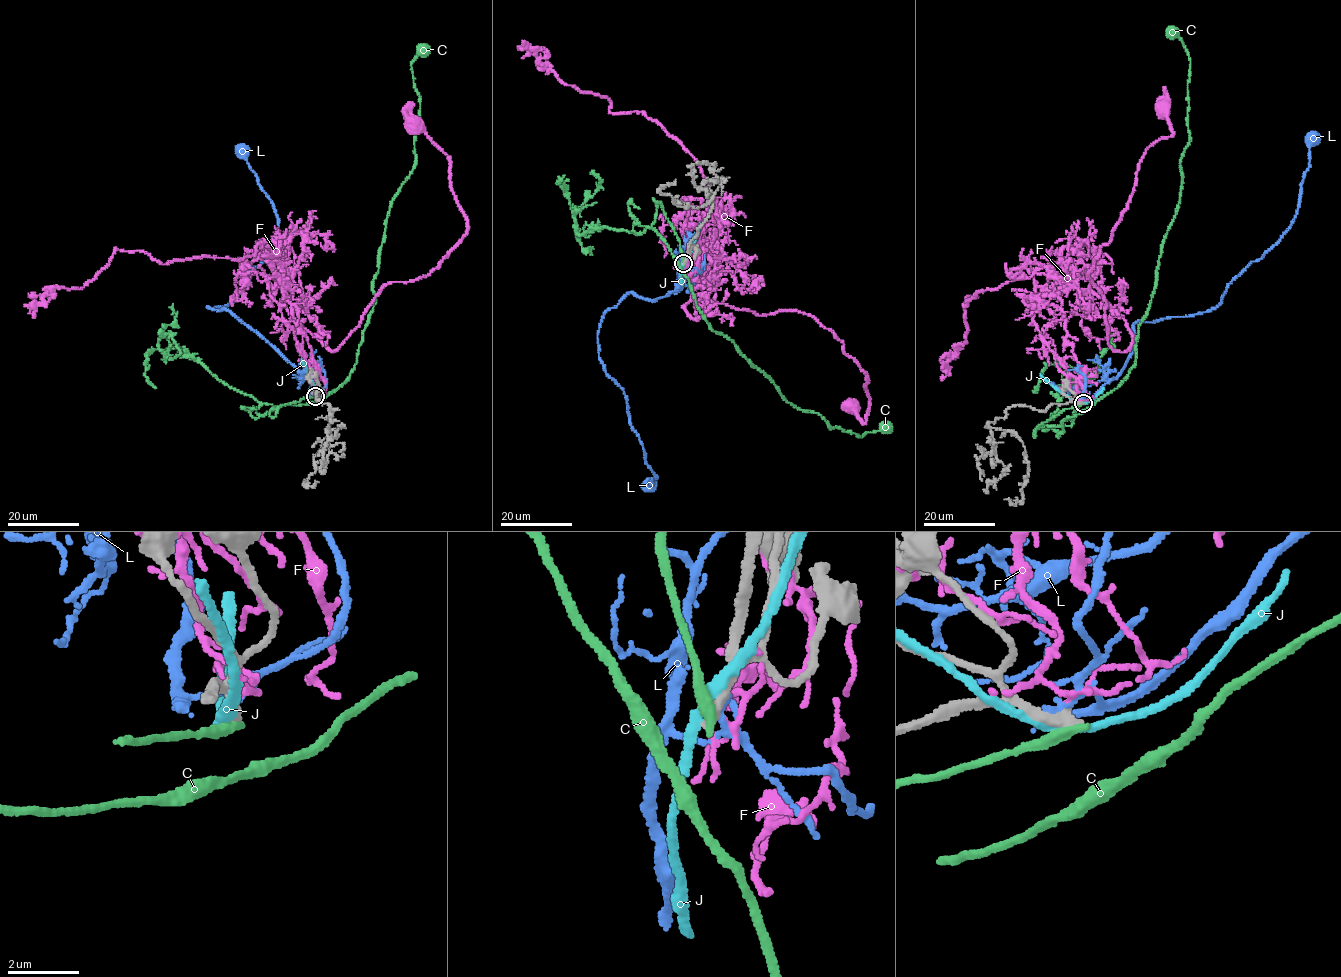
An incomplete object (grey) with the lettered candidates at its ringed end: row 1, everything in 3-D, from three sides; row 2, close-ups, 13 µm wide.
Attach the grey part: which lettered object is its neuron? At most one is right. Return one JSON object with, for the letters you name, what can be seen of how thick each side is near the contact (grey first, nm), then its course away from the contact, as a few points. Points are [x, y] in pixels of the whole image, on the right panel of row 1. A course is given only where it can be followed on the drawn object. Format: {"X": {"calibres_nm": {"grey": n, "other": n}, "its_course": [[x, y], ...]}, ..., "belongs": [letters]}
{"belongs": []}

